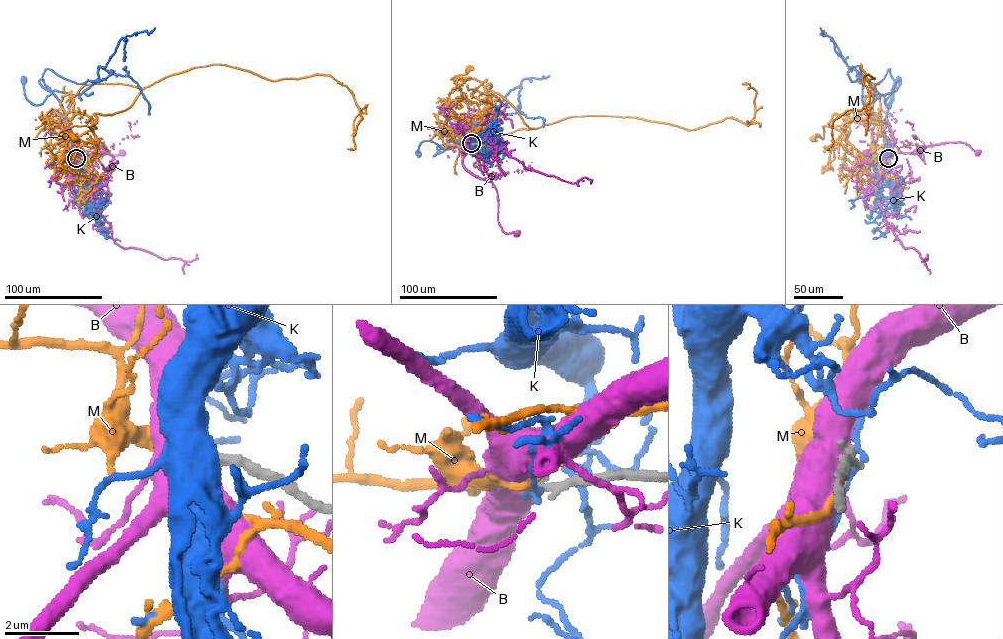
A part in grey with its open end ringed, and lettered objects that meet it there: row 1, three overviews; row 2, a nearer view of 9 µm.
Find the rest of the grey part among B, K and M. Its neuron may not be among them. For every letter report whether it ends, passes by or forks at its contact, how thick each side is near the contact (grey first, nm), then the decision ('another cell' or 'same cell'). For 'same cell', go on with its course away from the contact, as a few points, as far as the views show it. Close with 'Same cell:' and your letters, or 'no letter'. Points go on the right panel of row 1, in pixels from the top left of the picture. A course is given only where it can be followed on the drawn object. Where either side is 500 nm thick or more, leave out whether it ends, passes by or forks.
B: calibres 280 and 750 nm; another cell
K: it ends; calibres 320 and 170 nm; another cell
M: it passes by; calibres 240 and 260 nm; another cell
Same cell: no letter

